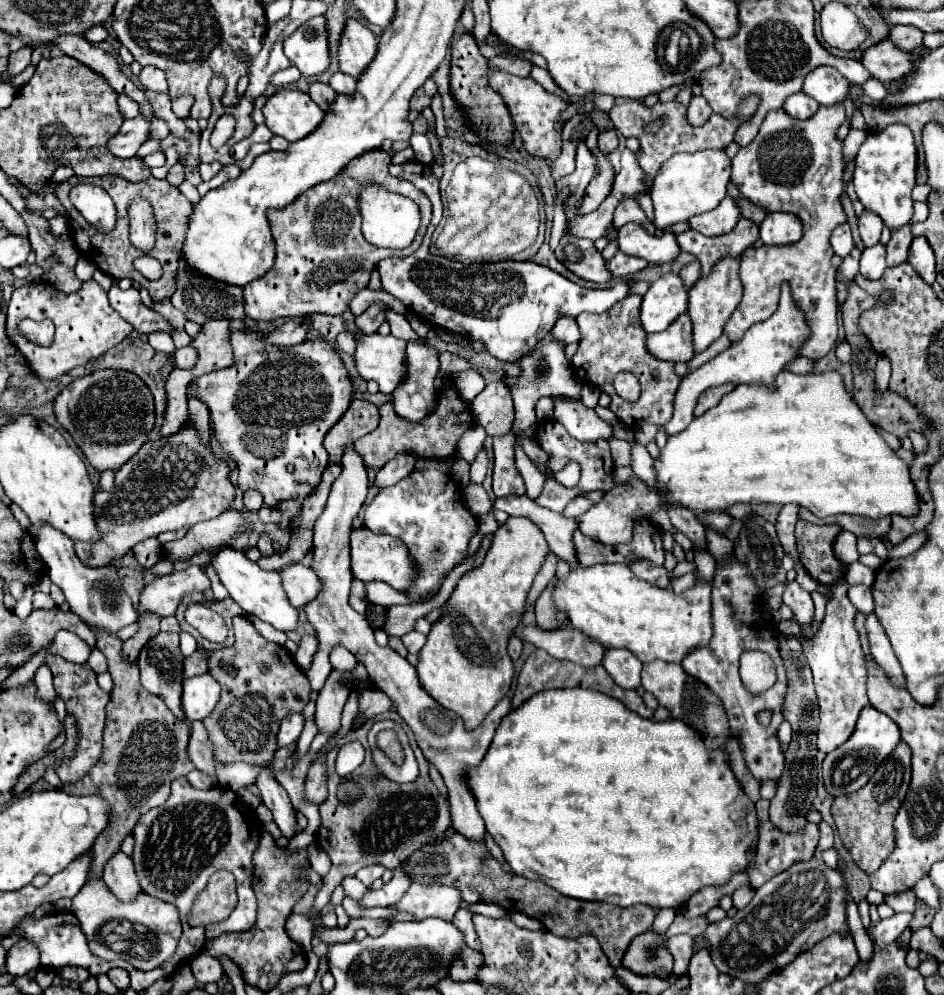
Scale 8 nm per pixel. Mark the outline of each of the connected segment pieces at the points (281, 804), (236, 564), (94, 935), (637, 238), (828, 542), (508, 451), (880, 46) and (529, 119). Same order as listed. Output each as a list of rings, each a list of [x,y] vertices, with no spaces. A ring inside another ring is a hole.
[[[269,769],[261,771],[257,787],[263,795],[263,805],[273,813],[273,821],[281,829],[281,835],[291,841],[297,835],[297,819],[293,813],[293,805],[287,797],[287,791],[271,777]]]
[[[221,549],[209,563],[217,569],[221,583],[227,587],[229,595],[243,607],[245,613],[257,615],[261,621],[271,623],[277,631],[283,631],[283,633],[297,629],[299,611],[289,603],[277,571],[263,571],[255,561],[249,561],[243,555],[243,551],[237,551],[237,549]]]
[[[87,881],[85,885],[83,885],[83,889],[73,897],[73,907],[71,907],[71,911],[77,915],[77,919],[79,919],[79,923],[83,925],[83,933],[87,933],[87,939],[89,939],[89,945],[91,945],[91,951],[97,955],[97,957],[103,957],[105,961],[111,961],[111,959],[123,959],[125,957],[125,951],[127,951],[127,961],[131,961],[131,965],[135,967],[135,969],[139,969],[139,971],[149,971],[149,969],[155,969],[155,967],[159,967],[163,961],[167,961],[173,953],[175,953],[175,947],[177,947],[177,939],[181,937],[181,921],[179,921],[179,915],[177,915],[177,909],[173,907],[173,905],[167,905],[167,903],[163,903],[163,901],[159,901],[159,899],[153,899],[151,895],[147,895],[147,893],[141,893],[139,895],[139,901],[133,901],[133,903],[123,903],[123,901],[115,901],[115,897],[111,897],[111,893],[107,893],[107,889],[103,889],[103,881]],[[111,941],[129,941],[129,947],[125,949],[125,951],[121,951],[121,953],[117,953],[117,951],[113,951],[111,949]]]
[[[627,223],[619,229],[619,249],[627,255],[647,259],[649,265],[671,263],[681,253],[681,247],[671,231],[665,231],[661,237],[649,235],[641,223]]]
[[[803,519],[795,525],[799,561],[805,571],[825,587],[833,587],[847,573],[847,565],[833,553],[833,543],[839,531],[839,525],[813,525]]]
[[[513,433],[507,437],[493,439],[495,451],[495,467],[493,467],[493,493],[497,497],[507,495],[525,495],[525,485],[515,469],[515,449],[513,449]]]
[[[885,39],[873,47],[869,47],[863,55],[863,65],[871,71],[871,75],[883,83],[891,83],[903,79],[915,63],[915,53],[901,51],[893,41]]]
[[[489,69],[489,83],[503,97],[503,101],[507,103],[507,107],[509,107],[509,111],[513,115],[515,127],[517,127],[523,143],[525,143],[525,149],[531,155],[547,159],[549,163],[553,163],[555,157],[561,153],[561,137],[555,131],[555,119],[559,117],[559,113],[563,109],[567,109],[567,103],[561,101],[559,97],[547,93],[531,77],[521,79],[521,77],[509,75],[505,71],[493,71],[493,69]]]

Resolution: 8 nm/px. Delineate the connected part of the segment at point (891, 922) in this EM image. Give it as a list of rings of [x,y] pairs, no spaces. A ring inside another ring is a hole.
[[[895,913],[891,919],[883,919],[877,925],[873,925],[873,939],[875,941],[883,941],[883,945],[887,945],[887,941],[895,941],[911,923],[913,913]]]

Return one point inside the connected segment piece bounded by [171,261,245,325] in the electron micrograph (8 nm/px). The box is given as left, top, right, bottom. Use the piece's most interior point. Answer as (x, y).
(200, 300)

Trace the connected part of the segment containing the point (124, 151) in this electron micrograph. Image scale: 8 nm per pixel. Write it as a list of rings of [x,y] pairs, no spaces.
[[[145,117],[127,119],[123,121],[119,133],[107,141],[107,149],[111,155],[119,159],[129,159],[147,141],[147,133],[149,133],[149,121]]]

